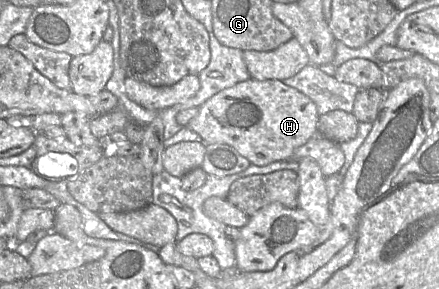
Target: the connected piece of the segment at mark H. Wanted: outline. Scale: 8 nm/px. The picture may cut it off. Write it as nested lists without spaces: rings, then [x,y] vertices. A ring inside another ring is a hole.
[[[249,79],[224,89],[199,107],[198,114],[187,127],[199,134],[205,145],[227,144],[236,149],[251,164],[265,166],[277,161],[292,159],[295,149],[304,145],[318,132],[319,114],[316,104],[305,94],[281,80],[259,81]]]

